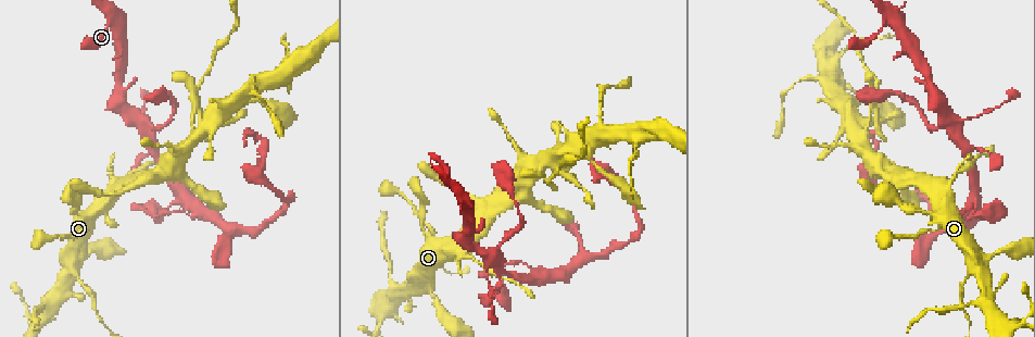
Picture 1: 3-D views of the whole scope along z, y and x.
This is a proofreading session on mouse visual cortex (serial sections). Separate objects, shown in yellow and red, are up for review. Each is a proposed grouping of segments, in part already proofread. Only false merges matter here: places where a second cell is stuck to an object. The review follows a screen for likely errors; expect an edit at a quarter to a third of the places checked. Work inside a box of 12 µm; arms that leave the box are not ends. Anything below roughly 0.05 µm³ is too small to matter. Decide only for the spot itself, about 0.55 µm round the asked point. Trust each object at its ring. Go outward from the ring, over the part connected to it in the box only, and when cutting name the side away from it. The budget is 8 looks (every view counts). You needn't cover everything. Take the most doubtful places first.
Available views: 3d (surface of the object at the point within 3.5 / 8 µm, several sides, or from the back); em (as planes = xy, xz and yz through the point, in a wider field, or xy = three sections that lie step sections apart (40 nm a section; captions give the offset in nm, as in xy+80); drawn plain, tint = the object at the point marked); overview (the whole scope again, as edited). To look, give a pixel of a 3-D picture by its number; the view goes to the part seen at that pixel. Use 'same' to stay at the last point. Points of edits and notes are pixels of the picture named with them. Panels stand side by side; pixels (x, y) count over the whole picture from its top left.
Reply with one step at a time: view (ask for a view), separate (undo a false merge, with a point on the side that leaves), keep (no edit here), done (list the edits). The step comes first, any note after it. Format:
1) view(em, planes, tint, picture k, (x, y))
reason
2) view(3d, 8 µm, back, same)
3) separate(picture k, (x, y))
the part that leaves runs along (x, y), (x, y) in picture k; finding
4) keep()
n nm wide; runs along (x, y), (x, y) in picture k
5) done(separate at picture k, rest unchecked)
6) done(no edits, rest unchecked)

view(em, xy, step 1, tint, picture 1, (541, 174))
arms part here

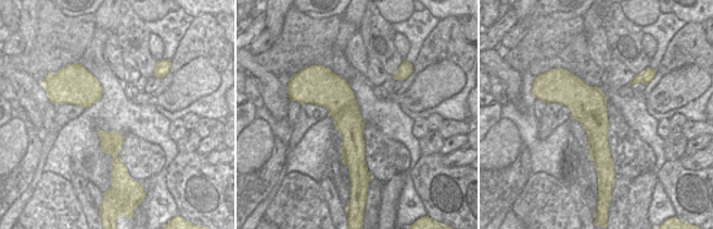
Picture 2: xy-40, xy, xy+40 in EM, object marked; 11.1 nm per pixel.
view(3d, 3.5 µm, same)

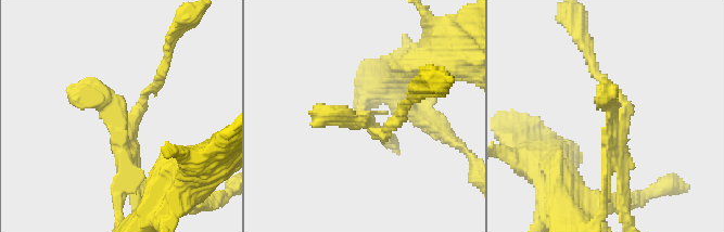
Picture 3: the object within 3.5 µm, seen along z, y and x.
separate(picture 3, (396, 123))
320 nm wide; the part that leaves runs along (129, 121), (156, 85), (173, 38) in picture 3; a second cell is stuck on

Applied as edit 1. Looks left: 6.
view(3d, 3.5 µm, picture 1, (476, 261))
narrows sharply

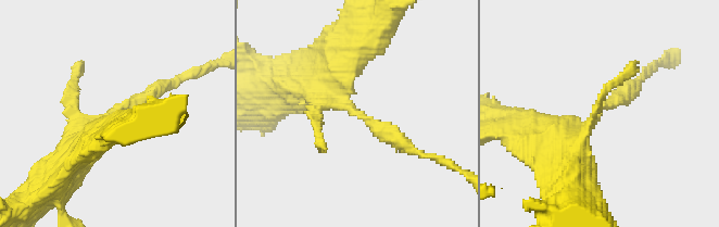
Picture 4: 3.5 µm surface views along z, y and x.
view(em, xy, step 2, tint, picture 4, (357, 116))
arms of 200, 350 nm; shape alone is not enough

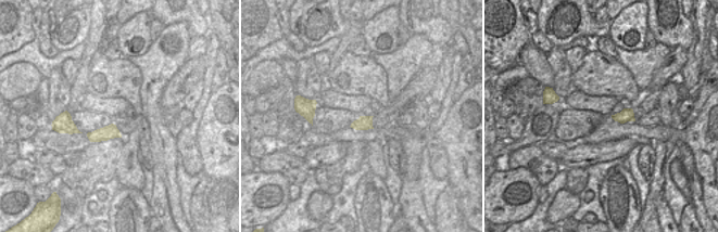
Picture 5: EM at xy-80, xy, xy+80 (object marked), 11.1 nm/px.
keep()
runs along (78, 154), (115, 108), (172, 84) in picture 4; continuous, no second cell

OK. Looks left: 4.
view(3d, 3.5 µm, picture 1, (487, 256))
four or more arms meet

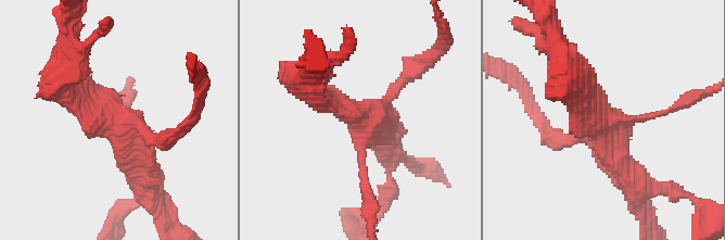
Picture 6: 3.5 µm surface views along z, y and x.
view(em, xy, step 1, tint, picture 6, (364, 116))
4 arms; arms of 100, 150, 300, 350 nm; shape alone is not enough

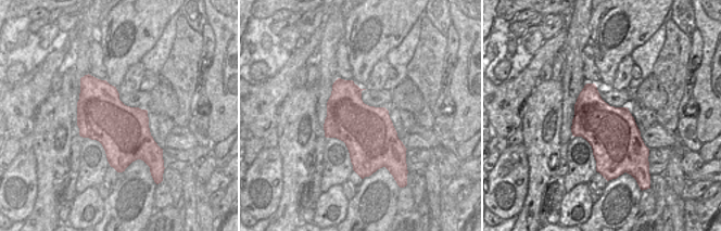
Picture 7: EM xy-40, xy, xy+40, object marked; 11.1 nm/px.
keep()
all the same cell

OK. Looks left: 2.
done(separate at picture 3, rest unchecked)

